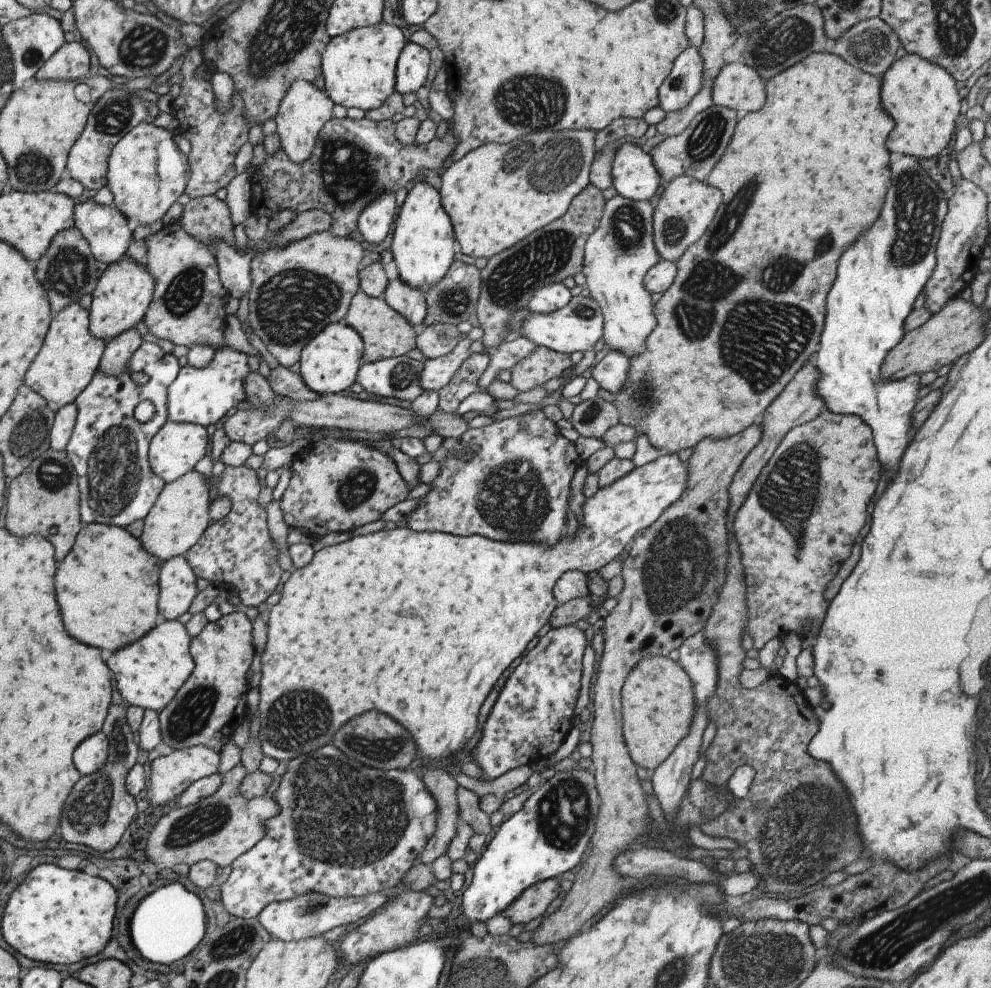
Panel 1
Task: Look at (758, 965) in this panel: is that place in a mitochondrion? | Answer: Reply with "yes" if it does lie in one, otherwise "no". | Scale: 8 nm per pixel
yes

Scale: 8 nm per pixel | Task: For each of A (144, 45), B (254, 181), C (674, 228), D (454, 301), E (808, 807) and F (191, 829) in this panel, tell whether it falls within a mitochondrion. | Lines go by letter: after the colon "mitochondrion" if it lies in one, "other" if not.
A: mitochondrion
B: other
C: mitochondrion
D: mitochondrion
E: mitochondrion
F: mitochondrion

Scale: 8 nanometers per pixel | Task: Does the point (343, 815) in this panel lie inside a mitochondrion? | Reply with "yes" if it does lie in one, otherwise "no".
yes

